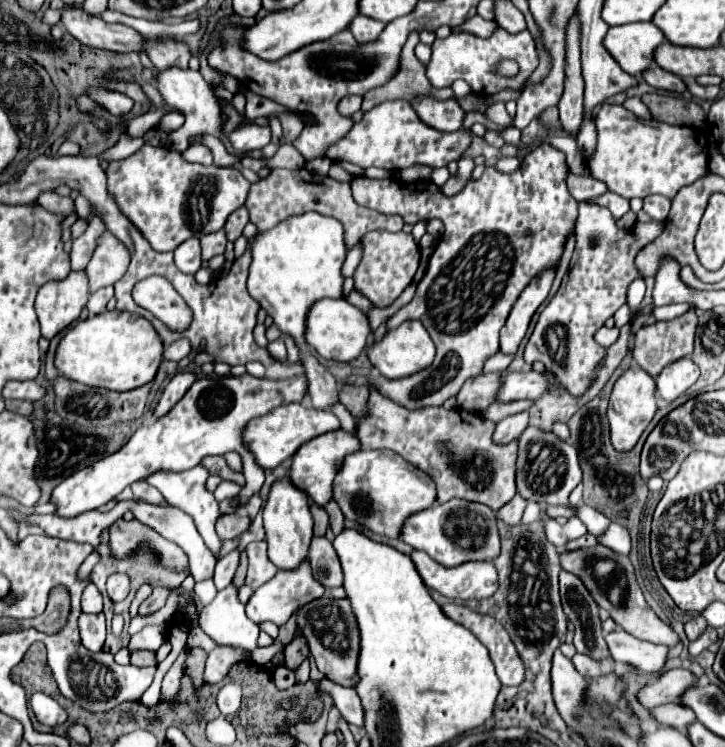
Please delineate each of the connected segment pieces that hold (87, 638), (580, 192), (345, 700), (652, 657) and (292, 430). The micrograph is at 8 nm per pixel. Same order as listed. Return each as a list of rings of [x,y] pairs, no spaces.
[[[80,614],[78,628],[84,648],[88,648],[90,652],[100,652],[106,640],[104,614]]]
[[[568,172],[566,186],[568,186],[568,192],[572,194],[572,198],[576,198],[578,202],[600,196],[606,192],[606,186],[600,180],[588,178],[588,176],[576,176],[572,172]]]
[[[322,678],[318,690],[332,698],[334,706],[340,710],[340,714],[344,716],[344,720],[348,724],[354,724],[354,726],[362,728],[362,724],[364,724],[364,710],[362,710],[362,702],[356,696],[354,688],[344,688],[340,684],[330,682],[328,678]]]
[[[616,628],[614,632],[606,634],[606,644],[610,648],[610,656],[614,658],[614,662],[630,664],[640,672],[656,674],[666,664],[666,654],[668,654],[666,646],[642,642],[622,632],[622,628]]]
[[[284,404],[280,408],[274,408],[266,416],[260,416],[260,418],[248,422],[248,426],[242,432],[242,440],[244,440],[244,446],[254,454],[256,464],[260,468],[268,470],[268,468],[276,468],[284,460],[292,458],[294,452],[298,450],[298,446],[302,446],[304,442],[308,442],[324,432],[338,430],[338,428],[340,428],[340,422],[334,412],[308,410],[300,404]]]

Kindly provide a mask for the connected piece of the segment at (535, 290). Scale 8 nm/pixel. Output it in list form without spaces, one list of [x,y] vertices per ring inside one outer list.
[[[546,272],[546,276],[538,276],[538,280],[534,280],[534,284],[528,284],[522,290],[520,298],[516,300],[516,304],[510,310],[510,316],[504,324],[504,328],[500,330],[500,350],[504,354],[516,354],[522,338],[526,336],[526,330],[528,330],[528,324],[530,324],[534,312],[548,298],[552,280],[554,280],[554,272]]]

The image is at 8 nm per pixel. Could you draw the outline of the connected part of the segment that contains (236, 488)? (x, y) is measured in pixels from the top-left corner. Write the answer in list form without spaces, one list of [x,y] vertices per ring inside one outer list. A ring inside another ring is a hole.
[[[222,480],[220,486],[214,490],[214,498],[216,498],[218,502],[222,502],[222,500],[228,500],[228,498],[234,498],[238,492],[240,492],[240,484]]]

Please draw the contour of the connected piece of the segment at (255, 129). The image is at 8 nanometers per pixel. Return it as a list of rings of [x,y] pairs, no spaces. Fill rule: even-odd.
[[[246,126],[246,128],[232,132],[230,142],[232,142],[234,148],[238,148],[242,152],[260,150],[266,144],[271,143],[271,129],[262,128],[262,126]]]

